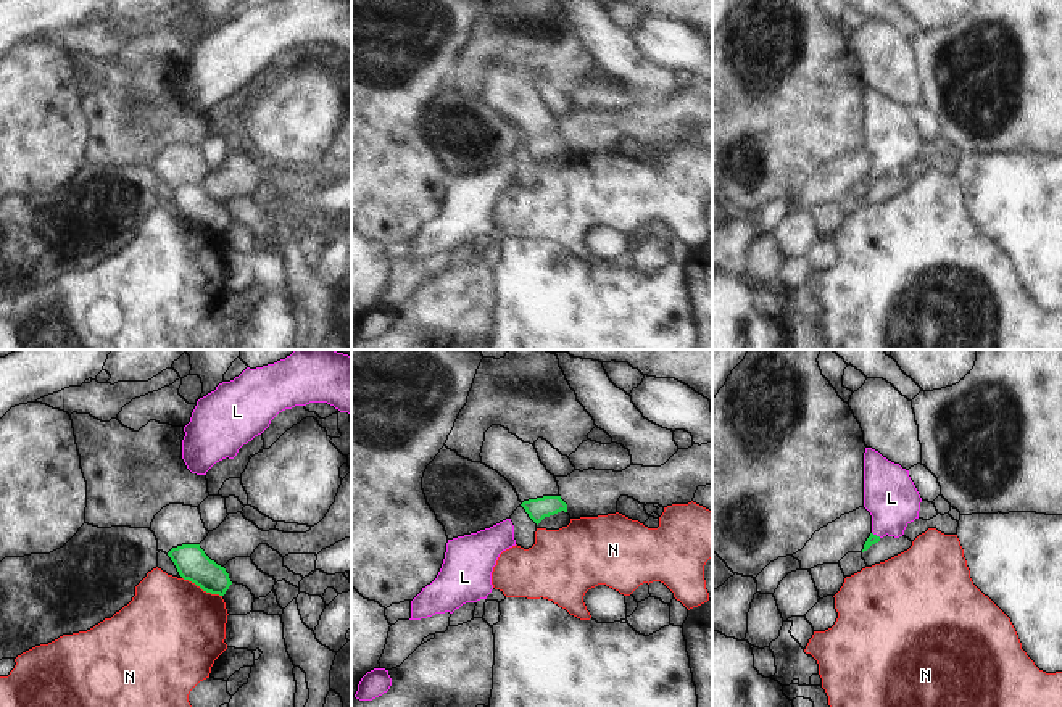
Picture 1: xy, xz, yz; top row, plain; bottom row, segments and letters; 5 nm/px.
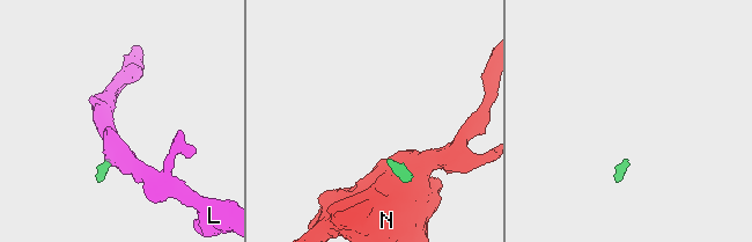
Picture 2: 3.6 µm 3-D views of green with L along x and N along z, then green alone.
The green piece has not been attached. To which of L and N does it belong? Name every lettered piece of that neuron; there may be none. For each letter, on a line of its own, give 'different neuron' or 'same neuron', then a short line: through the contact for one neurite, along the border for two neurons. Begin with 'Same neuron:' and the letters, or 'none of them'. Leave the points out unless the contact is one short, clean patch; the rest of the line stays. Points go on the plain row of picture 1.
Same neuron: L
L: same neuron | yz (872, 177), (875, 174), (890, 155), (891, 137)
N: different neuron | xy (182, 216), (221, 235)

